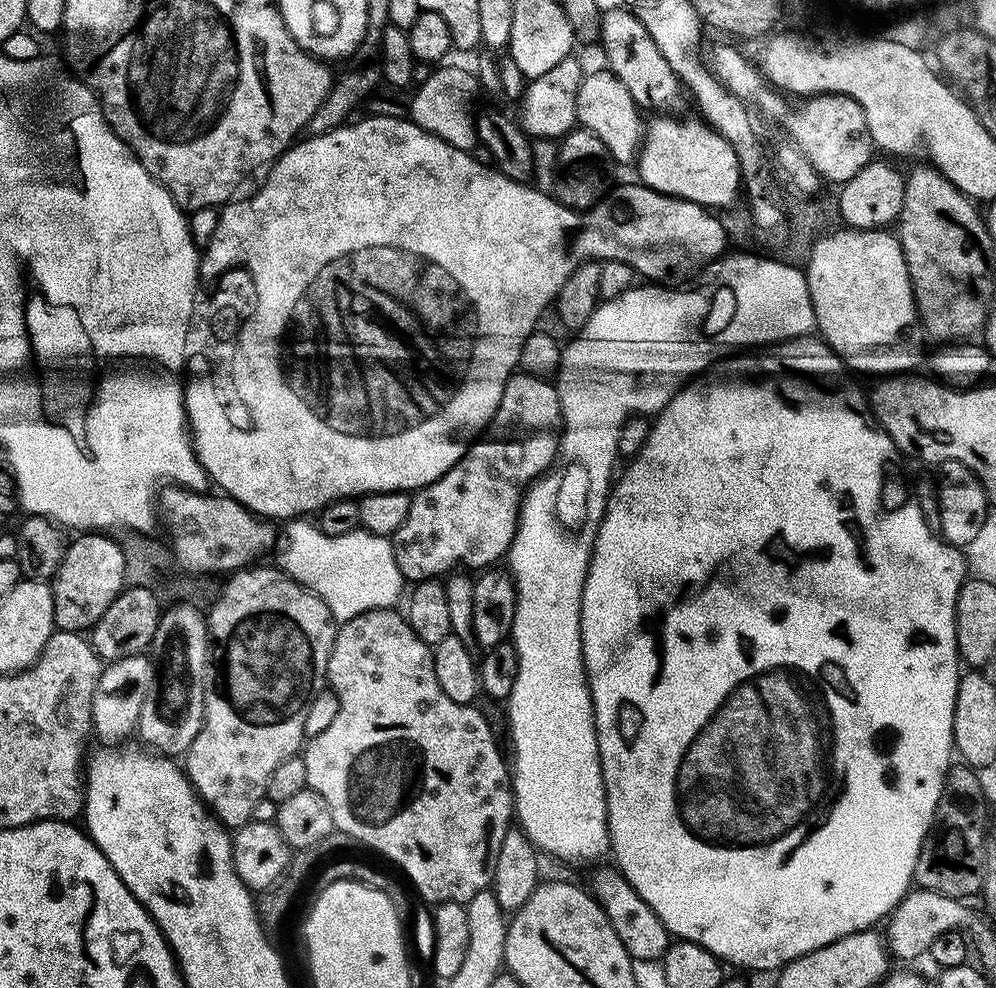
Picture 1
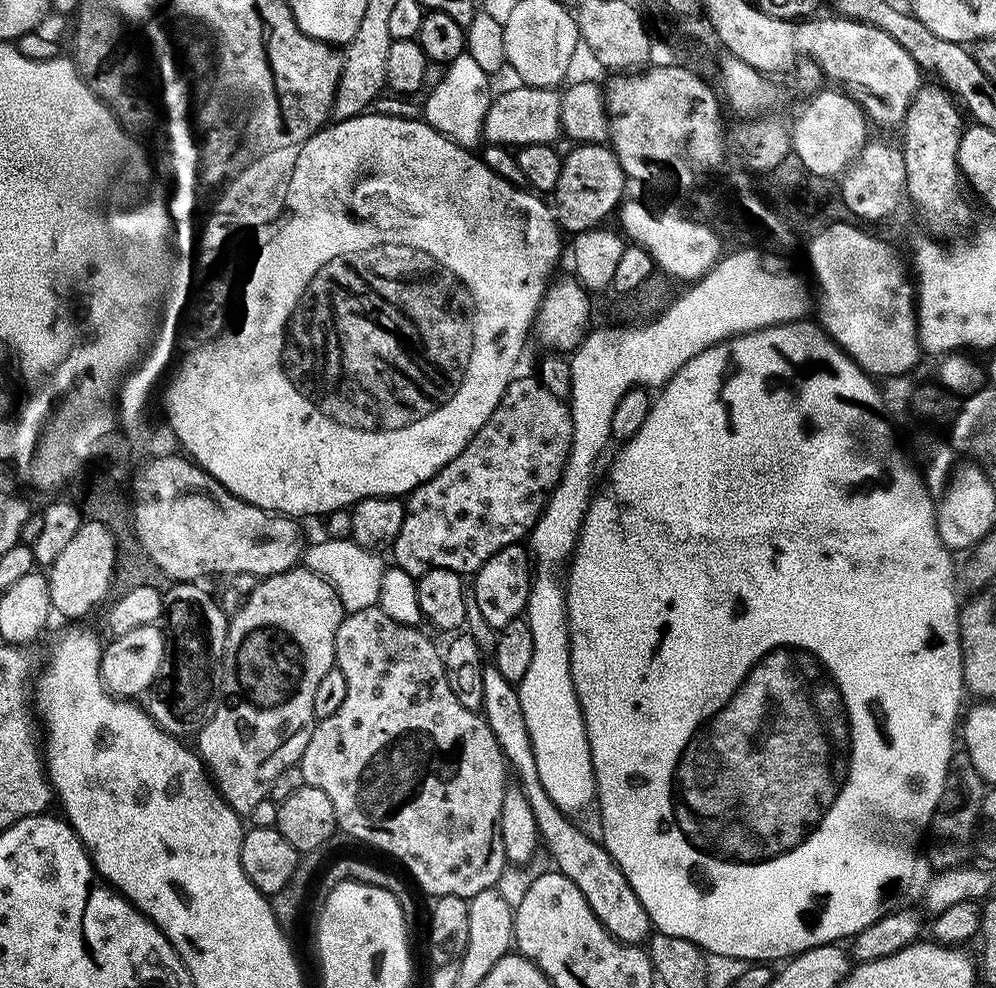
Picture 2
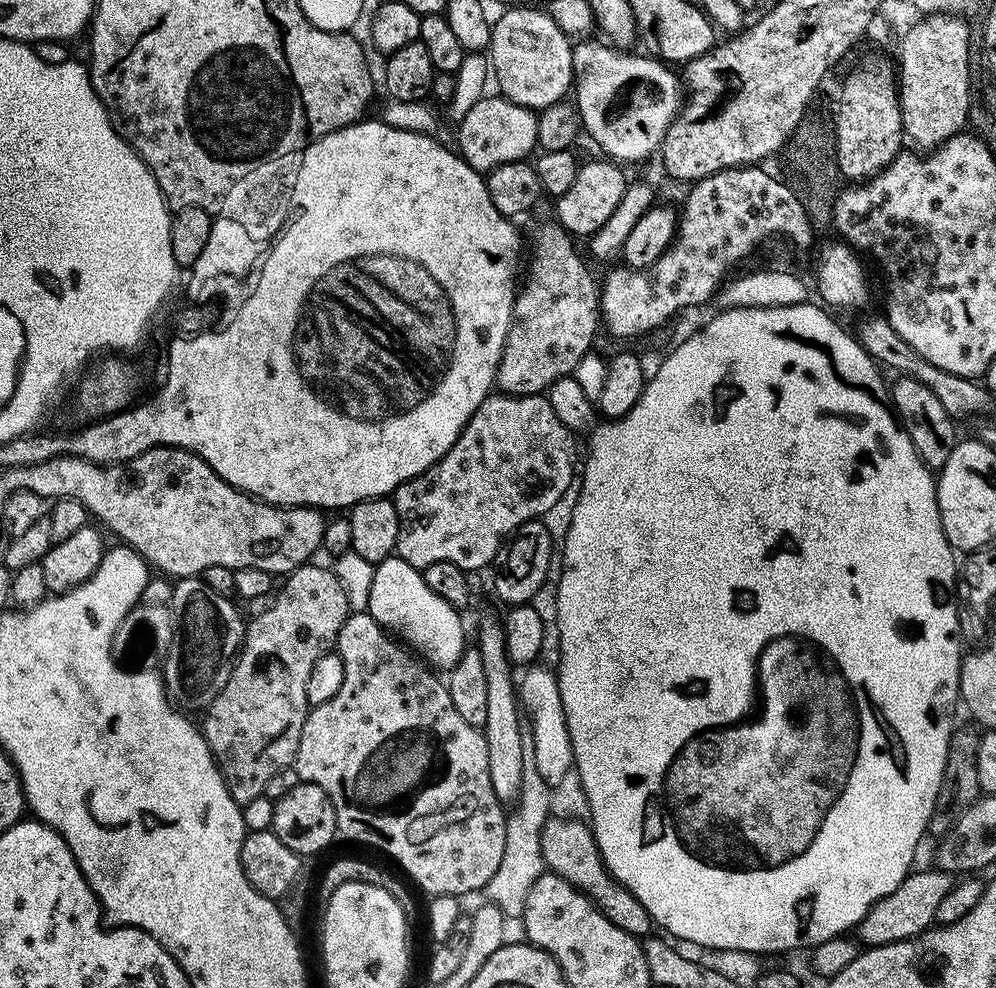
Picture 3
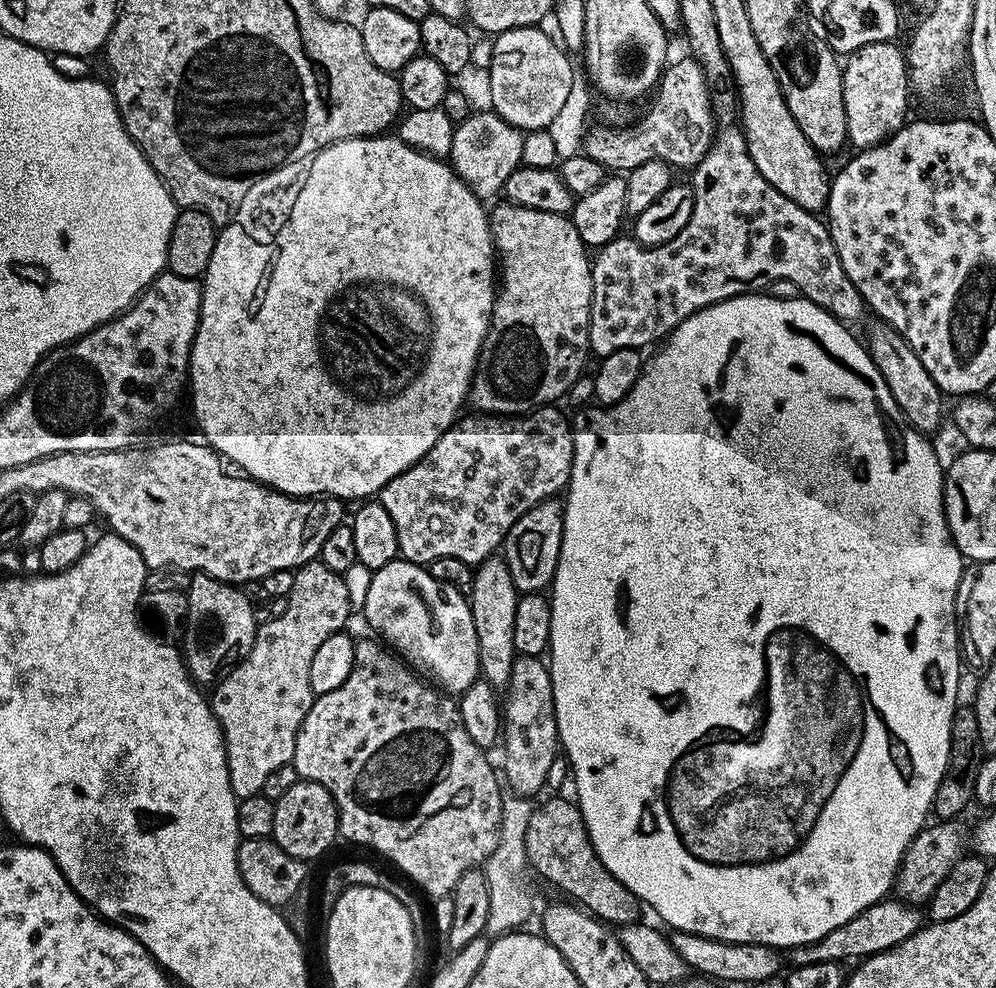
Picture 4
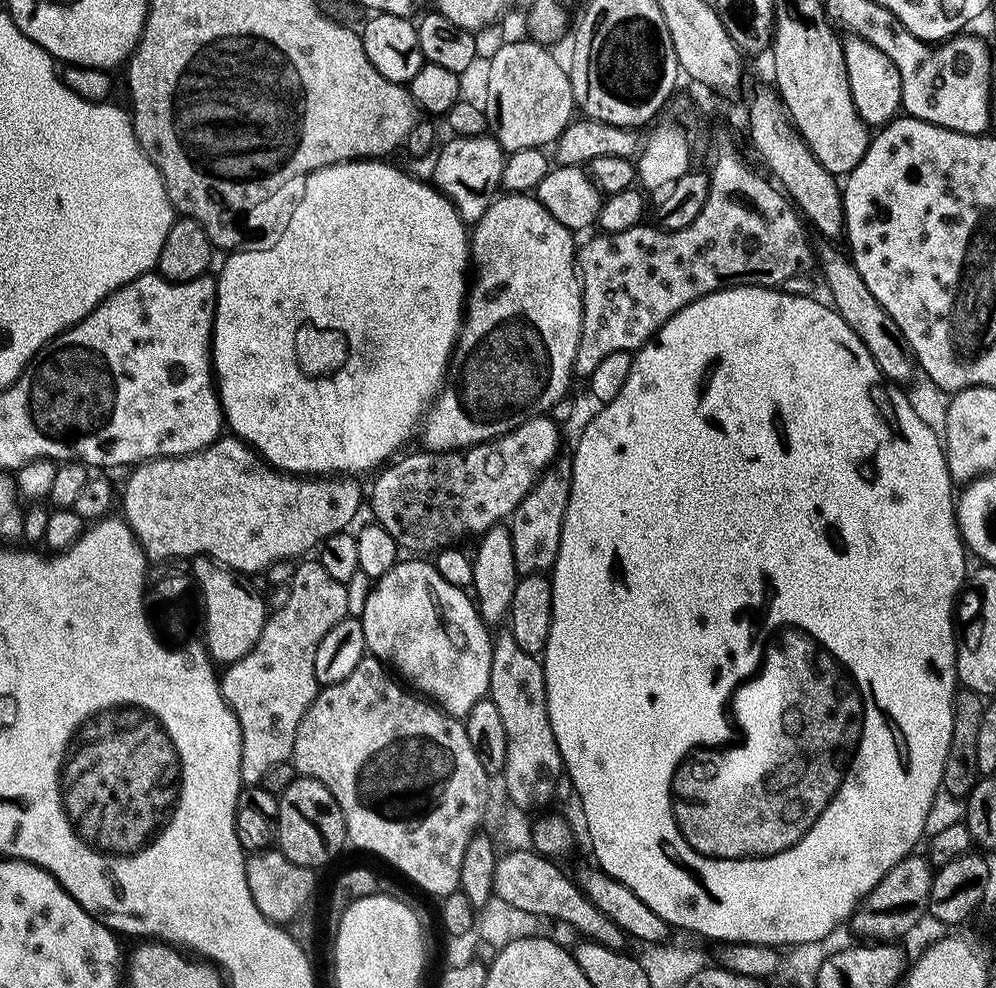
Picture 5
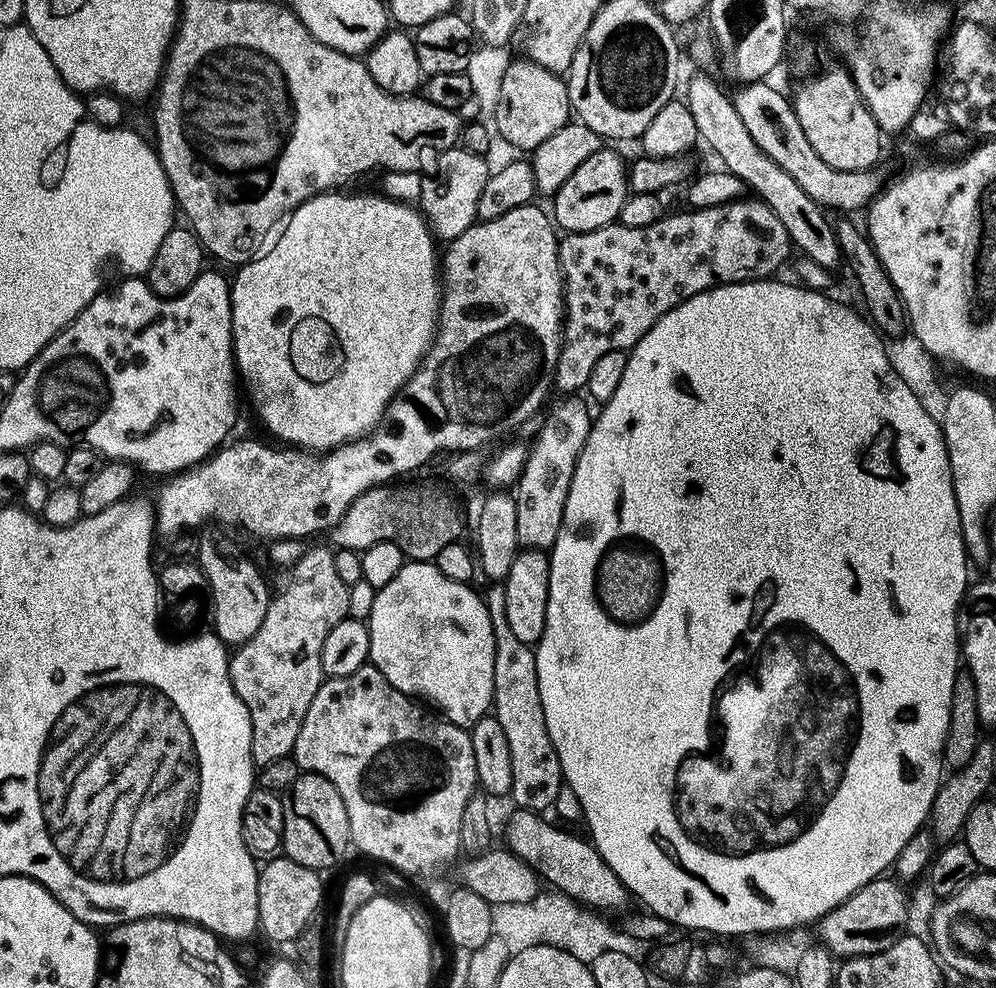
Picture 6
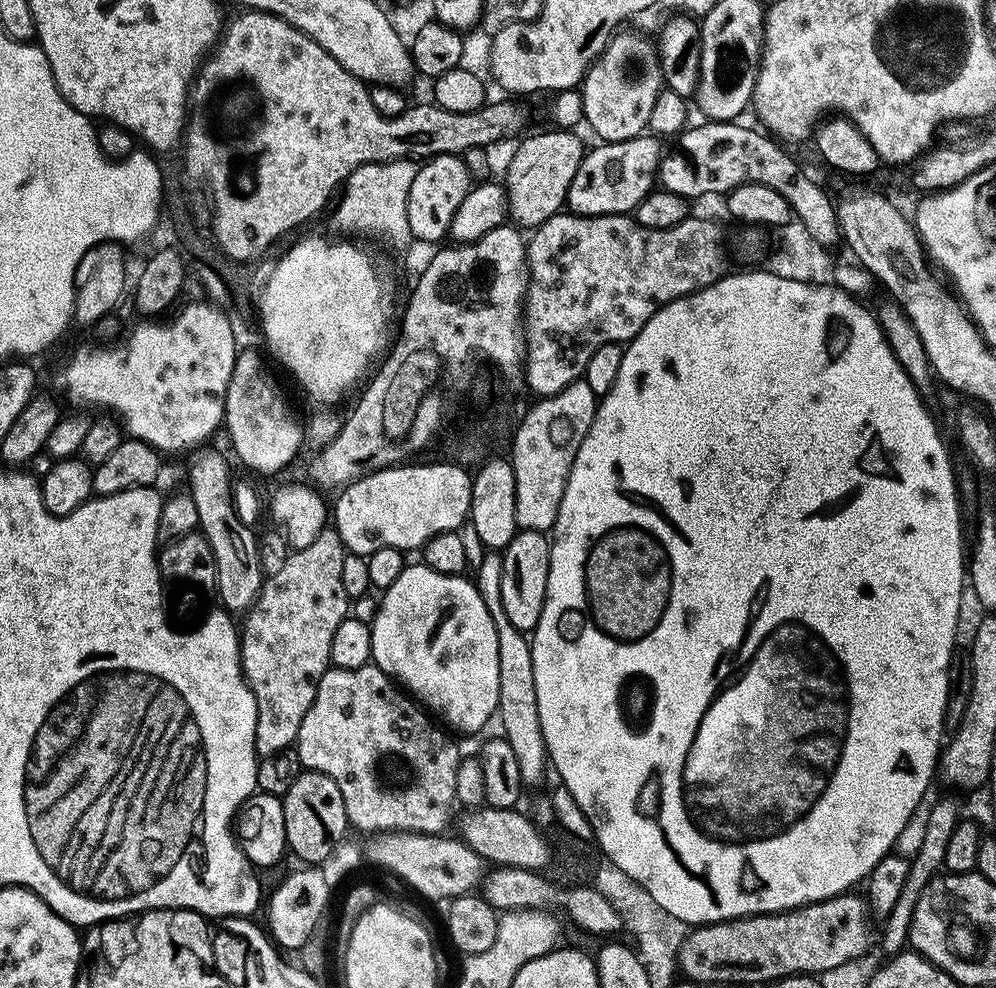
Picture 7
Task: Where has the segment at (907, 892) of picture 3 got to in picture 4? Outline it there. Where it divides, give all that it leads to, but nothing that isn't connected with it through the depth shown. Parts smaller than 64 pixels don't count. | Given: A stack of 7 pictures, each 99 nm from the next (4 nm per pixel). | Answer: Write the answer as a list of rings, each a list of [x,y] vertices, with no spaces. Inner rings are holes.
[[[886,898],[876,904],[872,904],[866,910],[860,912],[850,922],[838,926],[838,930],[830,930],[818,942],[813,944],[800,944],[797,948],[787,949],[786,960],[789,965],[822,962],[845,962],[844,960],[863,961],[865,958],[890,950],[906,938],[910,938],[924,922],[923,915],[915,905],[905,904],[896,898]]]

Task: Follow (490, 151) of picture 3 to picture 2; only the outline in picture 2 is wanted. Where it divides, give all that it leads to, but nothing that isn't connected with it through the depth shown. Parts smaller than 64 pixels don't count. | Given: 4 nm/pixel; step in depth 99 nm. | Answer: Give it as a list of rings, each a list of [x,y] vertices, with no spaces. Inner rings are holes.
[[[515,86],[509,92],[504,92],[500,97],[498,95],[491,101],[489,109],[486,110],[484,125],[483,125],[483,139],[489,145],[503,145],[503,146],[525,146],[530,144],[544,144],[551,145],[557,135],[561,135],[562,129],[560,127],[560,92],[556,88],[530,88],[527,86]]]

